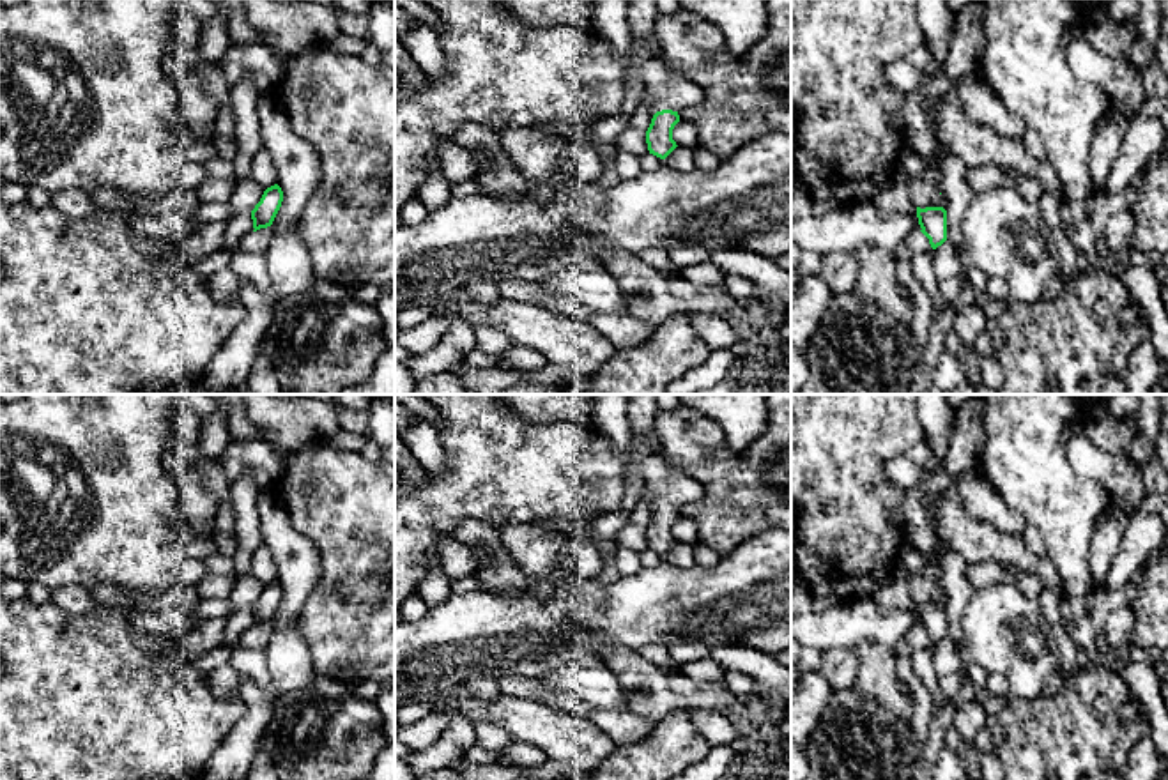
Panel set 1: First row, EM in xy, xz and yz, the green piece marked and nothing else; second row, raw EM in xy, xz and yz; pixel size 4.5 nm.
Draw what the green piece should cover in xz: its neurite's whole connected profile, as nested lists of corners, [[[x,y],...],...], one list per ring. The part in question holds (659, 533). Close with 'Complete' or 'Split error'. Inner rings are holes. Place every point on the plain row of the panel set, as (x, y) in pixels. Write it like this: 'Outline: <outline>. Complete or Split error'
Outline: [[[655,426],[648,433],[632,430],[630,453],[642,478],[641,497],[651,501],[655,509],[646,527],[648,547],[665,555],[678,543],[672,536],[678,509],[699,501],[703,486],[667,462]]]. Split error

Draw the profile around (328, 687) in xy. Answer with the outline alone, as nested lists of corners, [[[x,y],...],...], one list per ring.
[[[315,674],[310,683],[310,690],[329,699],[342,699],[350,692],[350,686],[334,677]]]

